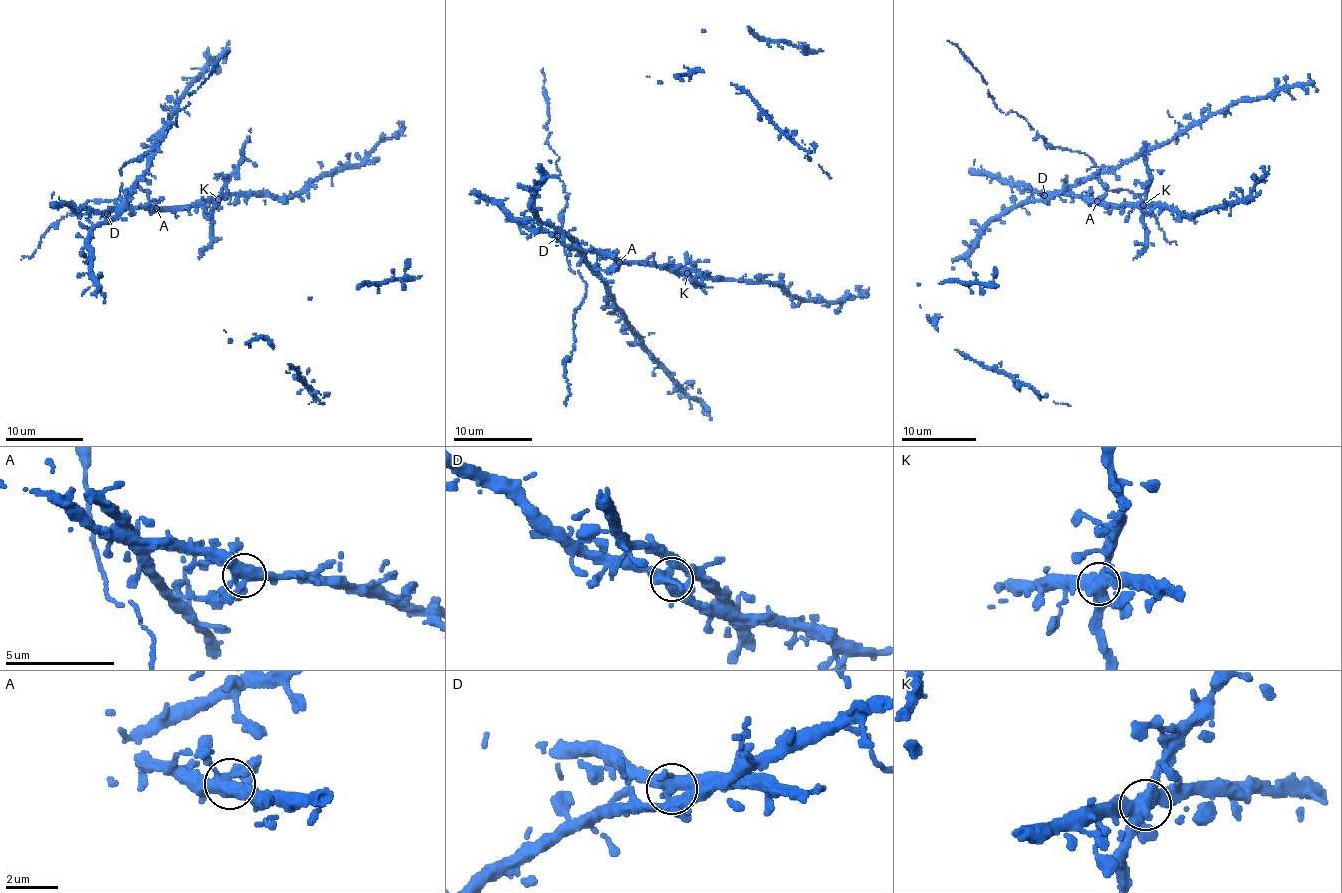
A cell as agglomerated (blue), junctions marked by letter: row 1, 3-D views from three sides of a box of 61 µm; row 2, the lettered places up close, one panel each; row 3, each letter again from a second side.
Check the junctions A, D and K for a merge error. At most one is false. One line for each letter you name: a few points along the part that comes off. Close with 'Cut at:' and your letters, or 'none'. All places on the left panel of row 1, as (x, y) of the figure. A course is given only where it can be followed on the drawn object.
K: Course of the part to remove: (218, 198), (241, 159), (250, 128)
Cut at: K

